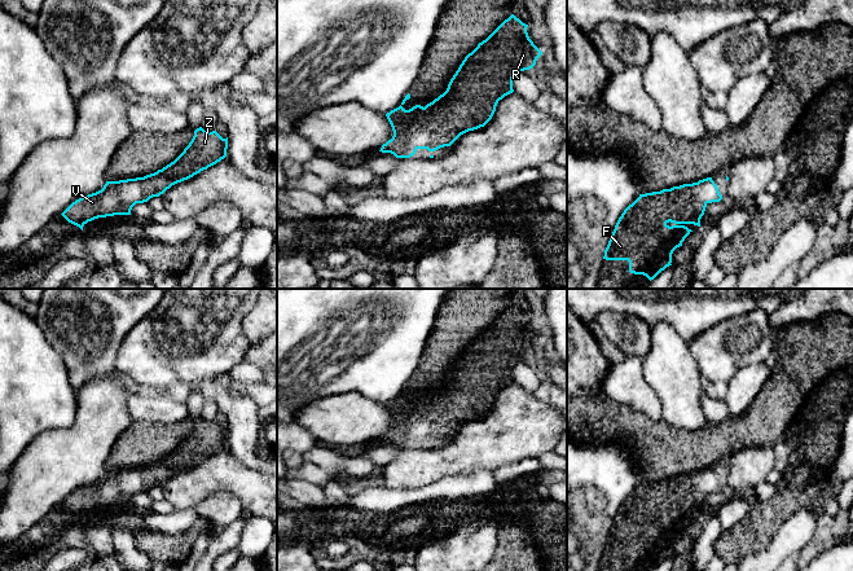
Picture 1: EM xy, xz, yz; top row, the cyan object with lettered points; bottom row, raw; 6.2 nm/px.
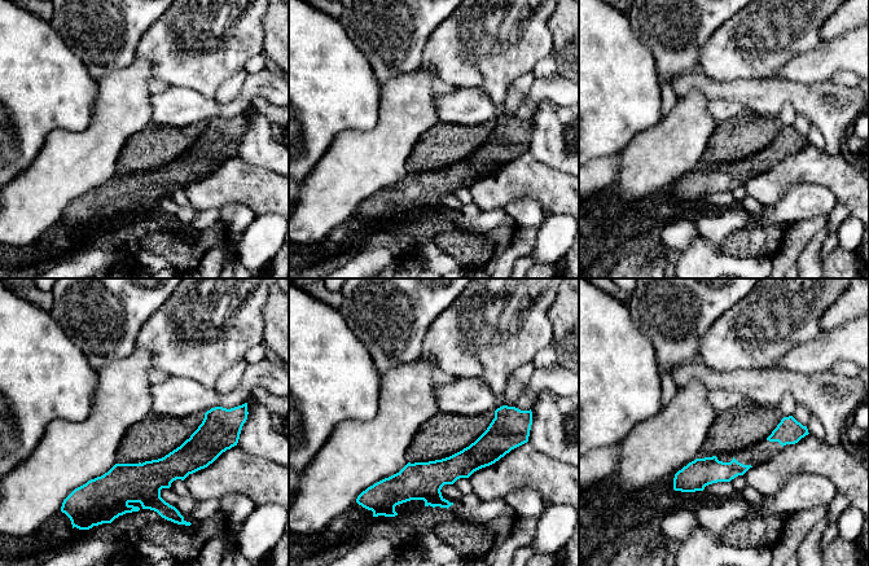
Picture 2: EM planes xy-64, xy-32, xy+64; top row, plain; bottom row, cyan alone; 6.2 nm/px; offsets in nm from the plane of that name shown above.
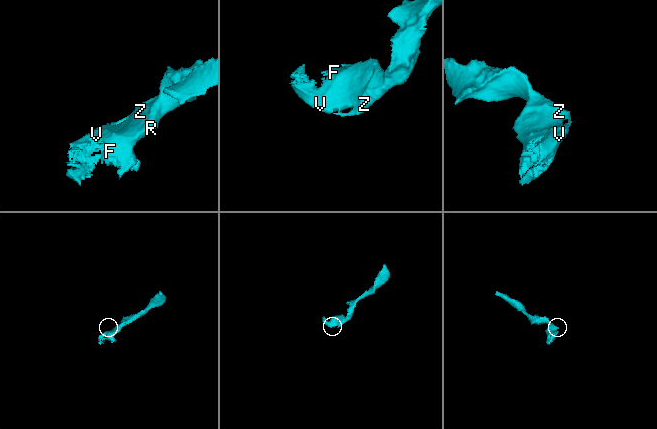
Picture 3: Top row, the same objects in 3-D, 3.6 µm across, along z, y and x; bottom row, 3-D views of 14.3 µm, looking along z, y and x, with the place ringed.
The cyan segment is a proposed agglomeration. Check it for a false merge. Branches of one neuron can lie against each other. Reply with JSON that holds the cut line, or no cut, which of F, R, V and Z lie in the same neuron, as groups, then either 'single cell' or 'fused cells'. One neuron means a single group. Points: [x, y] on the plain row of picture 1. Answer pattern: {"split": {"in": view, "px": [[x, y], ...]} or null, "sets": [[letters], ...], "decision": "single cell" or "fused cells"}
{"split": null, "sets": [["F", "R", "V", "Z"]], "decision": "single cell"}

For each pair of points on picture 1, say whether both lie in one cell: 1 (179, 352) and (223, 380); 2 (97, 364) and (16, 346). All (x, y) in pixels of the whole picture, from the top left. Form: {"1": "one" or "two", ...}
{"1": "two", "2": "two"}

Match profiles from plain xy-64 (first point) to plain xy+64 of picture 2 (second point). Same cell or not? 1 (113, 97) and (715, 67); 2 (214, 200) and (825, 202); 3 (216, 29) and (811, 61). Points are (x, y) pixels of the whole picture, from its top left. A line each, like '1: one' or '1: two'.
1: two
2: two
3: two

